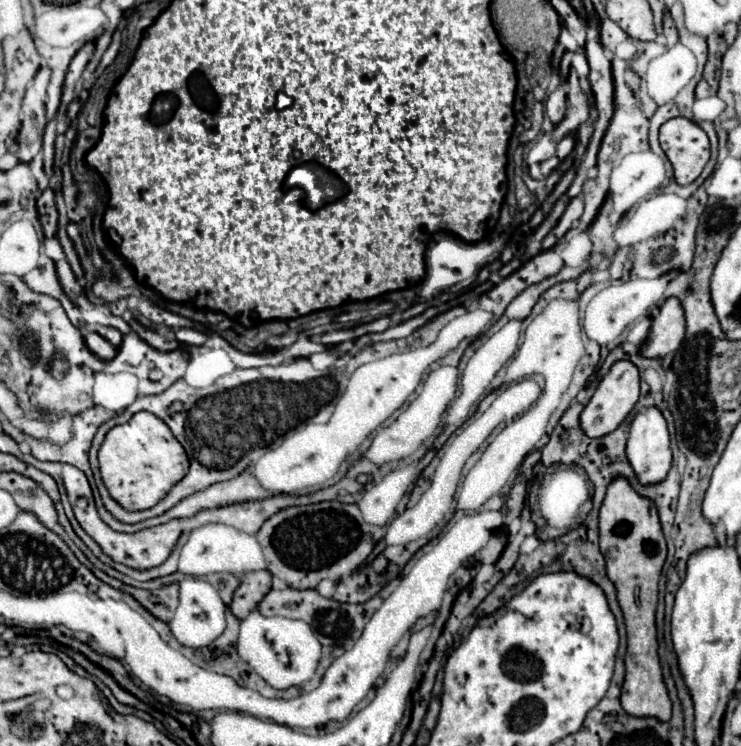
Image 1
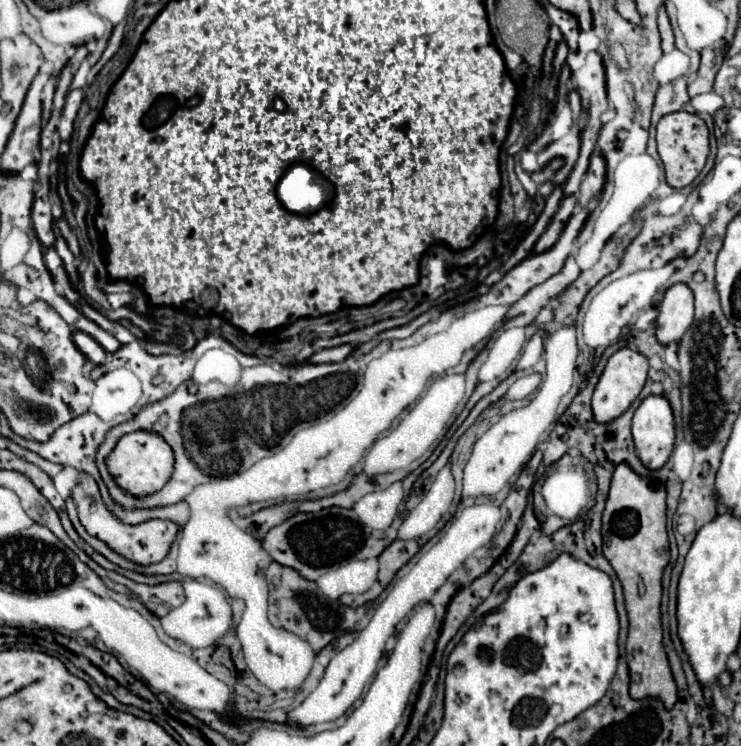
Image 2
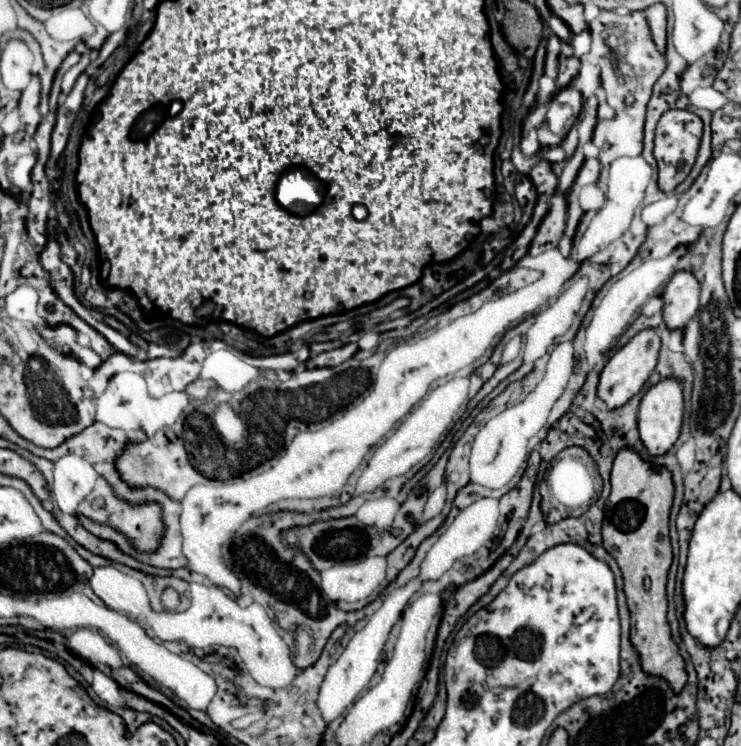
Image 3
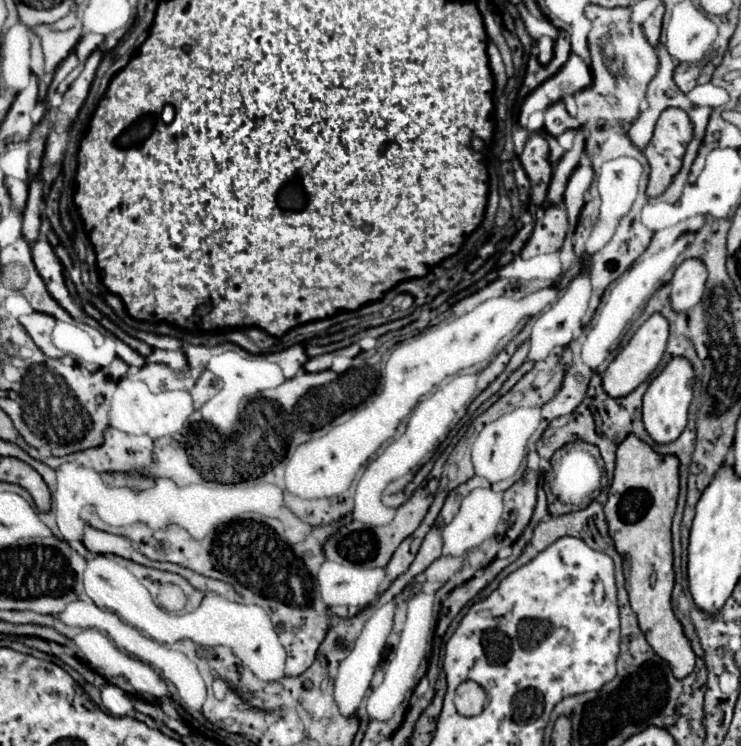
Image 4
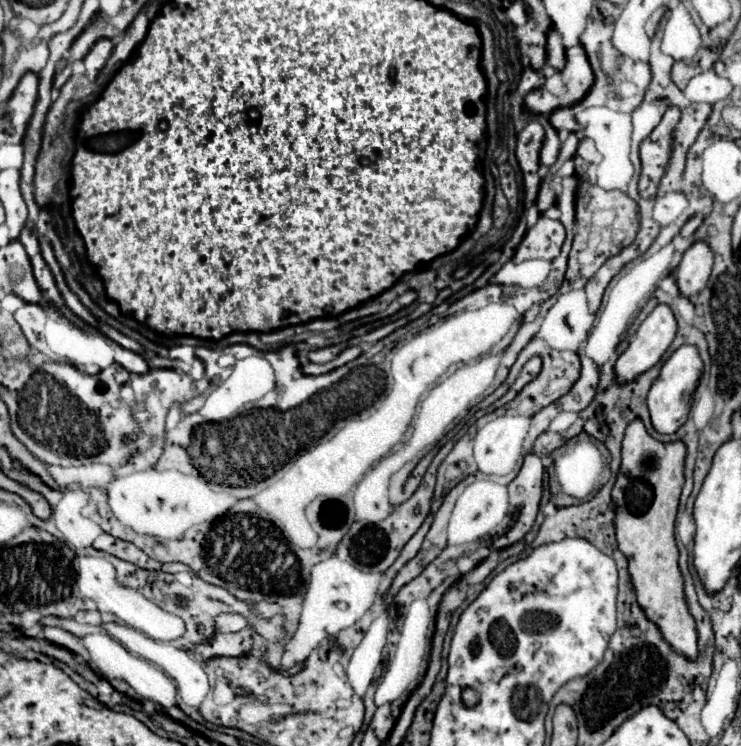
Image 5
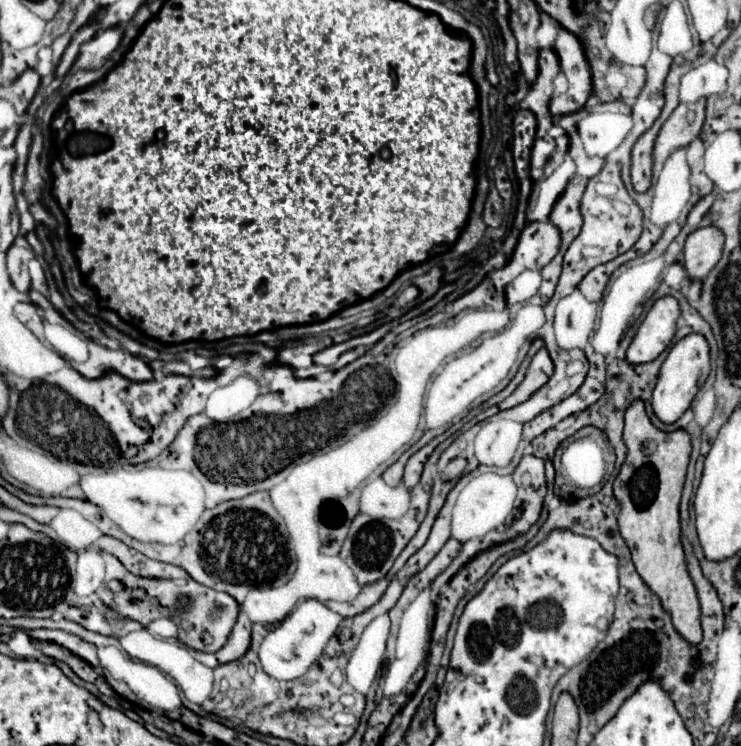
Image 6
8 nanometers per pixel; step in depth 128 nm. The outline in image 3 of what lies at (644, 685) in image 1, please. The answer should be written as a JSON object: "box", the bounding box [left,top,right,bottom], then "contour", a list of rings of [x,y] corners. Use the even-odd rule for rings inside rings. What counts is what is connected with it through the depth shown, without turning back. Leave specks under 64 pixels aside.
{"box":[602,448,686,694],"contour":[[[622,448],[612,468],[612,492],[606,500],[602,540],[604,548],[618,562],[624,578],[624,592],[630,608],[630,642],[638,652],[640,666],[650,676],[662,676],[674,694],[686,684],[684,660],[678,654],[666,620],[666,576],[672,564],[668,536],[668,514],[674,498],[672,476],[666,468],[652,468],[630,448]]]}

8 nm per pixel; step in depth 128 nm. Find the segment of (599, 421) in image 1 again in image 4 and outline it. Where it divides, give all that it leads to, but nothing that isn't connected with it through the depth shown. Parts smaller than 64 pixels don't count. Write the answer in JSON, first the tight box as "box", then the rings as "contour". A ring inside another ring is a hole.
{"box":[602,314,668,398],"contour":[[[654,314],[650,316],[632,336],[632,340],[620,350],[620,354],[614,358],[614,362],[610,362],[608,370],[602,376],[602,386],[606,390],[606,394],[610,398],[622,398],[628,396],[630,392],[634,392],[660,364],[664,350],[666,350],[666,340],[668,340],[668,322],[664,320],[664,316]]]}

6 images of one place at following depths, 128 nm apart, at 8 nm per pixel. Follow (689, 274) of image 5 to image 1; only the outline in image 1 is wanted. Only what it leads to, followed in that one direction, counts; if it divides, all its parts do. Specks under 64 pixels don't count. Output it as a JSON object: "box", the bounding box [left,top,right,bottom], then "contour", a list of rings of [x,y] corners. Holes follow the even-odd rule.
{"box":[642,300,684,358],"contour":[[[666,300],[652,320],[648,340],[642,346],[642,356],[664,358],[670,352],[676,352],[684,340],[684,330],[684,310],[680,308],[680,300]]]}

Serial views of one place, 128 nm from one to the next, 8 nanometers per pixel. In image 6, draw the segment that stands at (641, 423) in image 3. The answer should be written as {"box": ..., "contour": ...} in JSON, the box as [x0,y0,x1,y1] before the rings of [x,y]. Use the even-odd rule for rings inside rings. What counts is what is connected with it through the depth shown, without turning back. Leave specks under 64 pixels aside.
{"box":[652,334,710,424],"contour":[[[690,334],[682,340],[678,340],[678,344],[674,344],[672,350],[668,352],[668,356],[666,356],[666,360],[660,368],[658,384],[652,392],[652,410],[654,410],[654,414],[664,424],[676,422],[690,408],[692,398],[702,388],[708,374],[710,374],[710,348],[708,348],[708,342],[700,334]]]}

